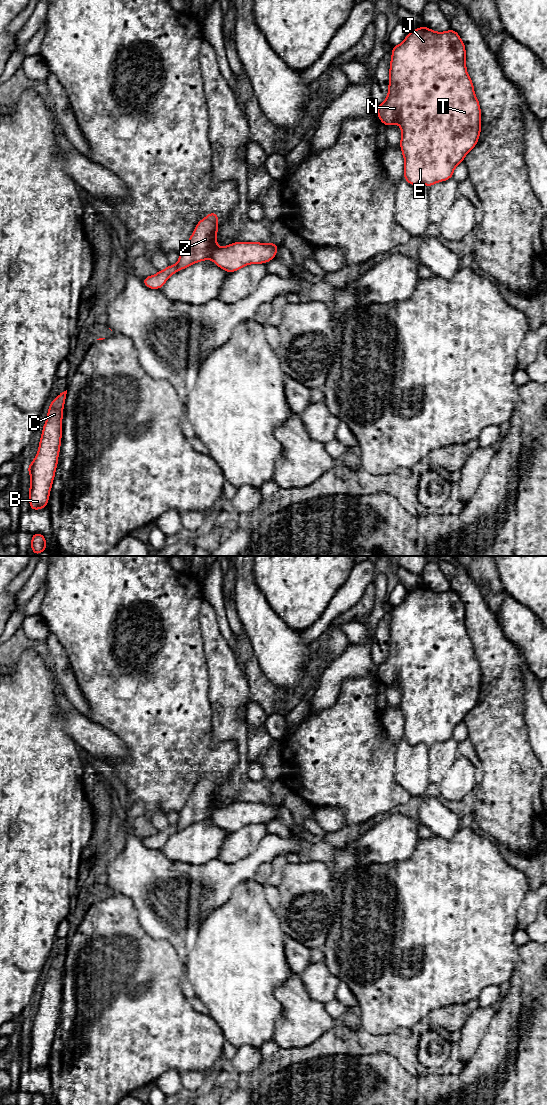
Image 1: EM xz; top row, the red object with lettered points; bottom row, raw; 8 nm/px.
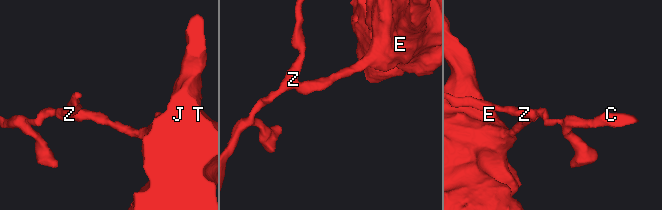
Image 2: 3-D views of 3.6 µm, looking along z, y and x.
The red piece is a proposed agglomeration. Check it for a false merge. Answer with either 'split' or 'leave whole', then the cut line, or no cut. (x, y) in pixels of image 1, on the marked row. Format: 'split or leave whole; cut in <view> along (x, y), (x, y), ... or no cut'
split; cut in xz along (217, 246), (210, 257)

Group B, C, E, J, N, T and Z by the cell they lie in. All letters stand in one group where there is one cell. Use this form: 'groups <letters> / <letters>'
groups B C Z / E J N T

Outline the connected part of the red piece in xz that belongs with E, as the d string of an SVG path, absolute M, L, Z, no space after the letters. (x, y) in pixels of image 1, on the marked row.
M423 25L409 32L401 44L392 47L388 95L386 100L377 106L377 115L380 121L387 127L392 124L399 124L401 126L400 148L405 162L403 177L408 184L425 184L429 188L437 182L446 181L453 177L454 169L459 163L463 162L467 153L475 147L481 132L481 109L474 92L473 82L466 70L465 44L456 31L450 29L446 32L435 32Z

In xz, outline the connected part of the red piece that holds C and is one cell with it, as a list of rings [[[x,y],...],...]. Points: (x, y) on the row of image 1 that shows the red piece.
[[[67,390],[50,402],[37,455],[33,462],[27,466],[31,477],[29,489],[30,510],[42,509],[47,507],[48,504],[58,464],[66,394]]]

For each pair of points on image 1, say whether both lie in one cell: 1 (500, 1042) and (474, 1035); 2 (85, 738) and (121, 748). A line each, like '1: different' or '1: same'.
1: different
2: same

